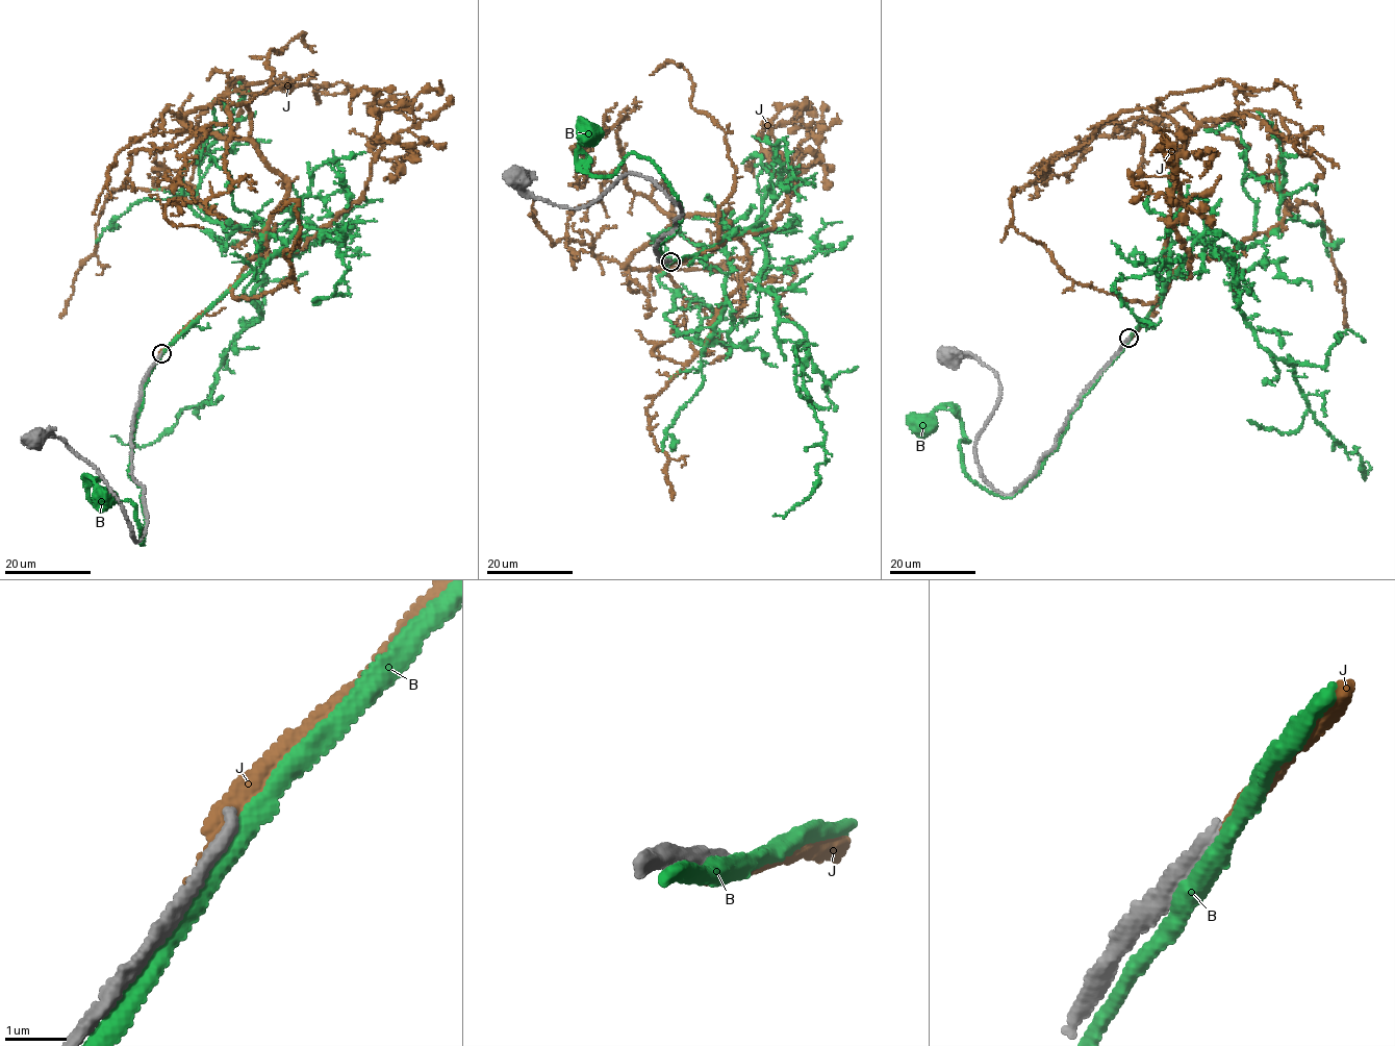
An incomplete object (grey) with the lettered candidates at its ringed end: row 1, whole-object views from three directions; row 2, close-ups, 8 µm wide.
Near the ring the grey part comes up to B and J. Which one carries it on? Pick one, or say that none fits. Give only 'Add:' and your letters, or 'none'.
Add: none

